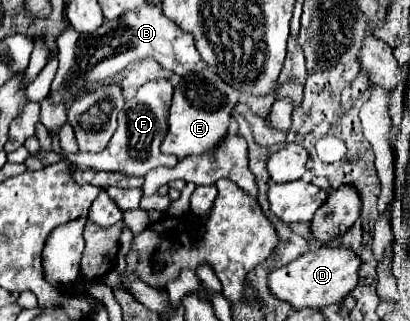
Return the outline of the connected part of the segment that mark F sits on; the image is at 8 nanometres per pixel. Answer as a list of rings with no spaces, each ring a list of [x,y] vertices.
[[[156,79],[144,83],[138,93],[124,103],[122,113],[118,113],[118,129],[114,137],[110,139],[108,147],[102,153],[76,153],[68,155],[72,163],[76,163],[80,169],[92,167],[98,171],[108,171],[108,173],[122,173],[122,175],[132,175],[132,177],[144,177],[150,169],[166,165],[174,167],[178,159],[174,155],[164,155],[160,151],[162,137],[166,137],[166,125],[168,125],[168,111],[170,111],[170,101],[172,101],[172,83],[168,79]]]

